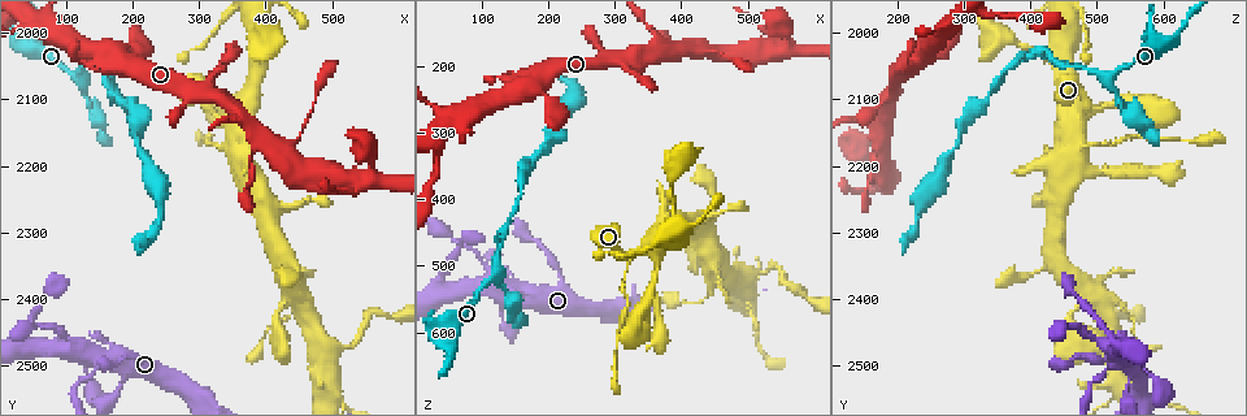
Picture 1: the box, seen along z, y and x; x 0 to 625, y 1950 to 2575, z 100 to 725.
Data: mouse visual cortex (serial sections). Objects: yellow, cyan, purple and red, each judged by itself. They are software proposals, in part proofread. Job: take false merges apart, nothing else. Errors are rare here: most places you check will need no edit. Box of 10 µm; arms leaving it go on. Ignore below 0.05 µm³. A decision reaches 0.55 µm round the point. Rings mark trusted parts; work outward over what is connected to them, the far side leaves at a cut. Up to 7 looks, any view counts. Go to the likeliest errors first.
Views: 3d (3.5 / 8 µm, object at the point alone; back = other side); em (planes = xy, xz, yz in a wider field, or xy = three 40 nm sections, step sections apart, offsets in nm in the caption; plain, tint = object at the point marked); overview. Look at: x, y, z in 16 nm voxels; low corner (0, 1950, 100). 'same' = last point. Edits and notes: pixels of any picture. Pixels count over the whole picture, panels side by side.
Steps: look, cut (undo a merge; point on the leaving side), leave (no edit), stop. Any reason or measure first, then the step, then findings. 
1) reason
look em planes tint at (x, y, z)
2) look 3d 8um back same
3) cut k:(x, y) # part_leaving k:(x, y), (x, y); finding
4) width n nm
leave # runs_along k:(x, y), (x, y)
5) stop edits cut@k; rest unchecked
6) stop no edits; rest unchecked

look 3d 8um at (110, 2065, 520)

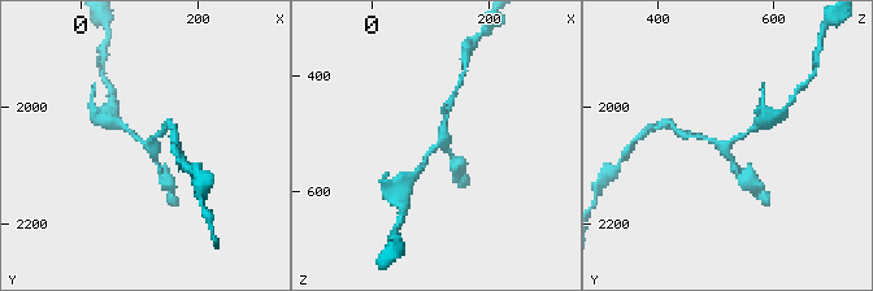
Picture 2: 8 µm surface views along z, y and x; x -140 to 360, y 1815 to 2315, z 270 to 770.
look em xy step 2 tint same

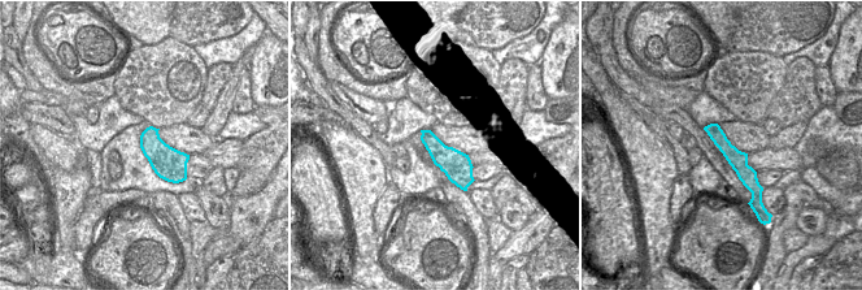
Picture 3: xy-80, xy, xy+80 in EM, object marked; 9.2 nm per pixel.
arm_widths 150, 150, 150 nm
leave # runs_along 2:(420, 170), (443, 142), (448, 116); continuous, no second cell

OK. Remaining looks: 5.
abrupt turn
look 3d 3.5um at (340, 2135, 470)

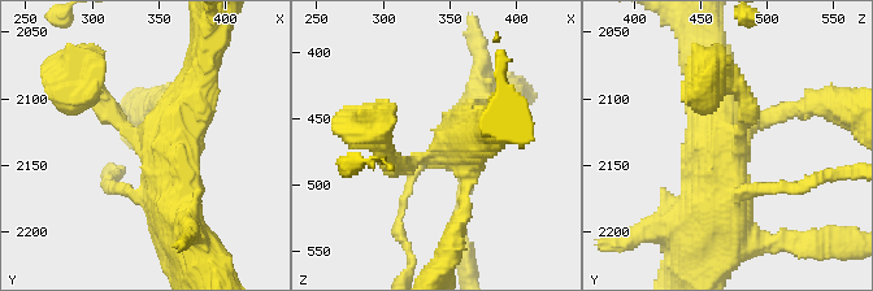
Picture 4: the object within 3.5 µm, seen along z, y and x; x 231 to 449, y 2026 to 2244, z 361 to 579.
look em xy step 2 tint at (342, 2138, 478)

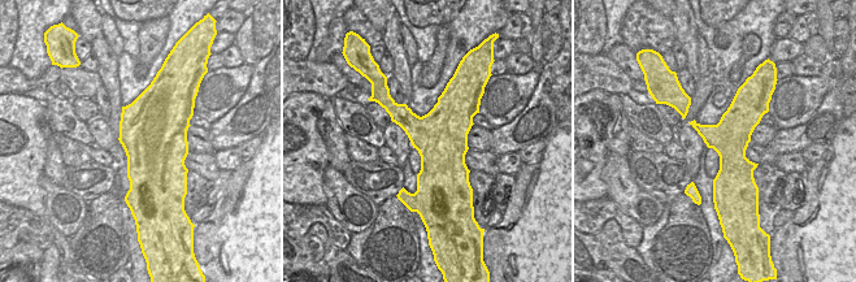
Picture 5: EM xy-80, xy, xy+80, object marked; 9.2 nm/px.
leave # runs_along 4:(94, 85), (161, 160), (178, 229); continuous, no second cell

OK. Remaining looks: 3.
small branch off a trunk
look 3d 3.5um at (495, 2475, 515)

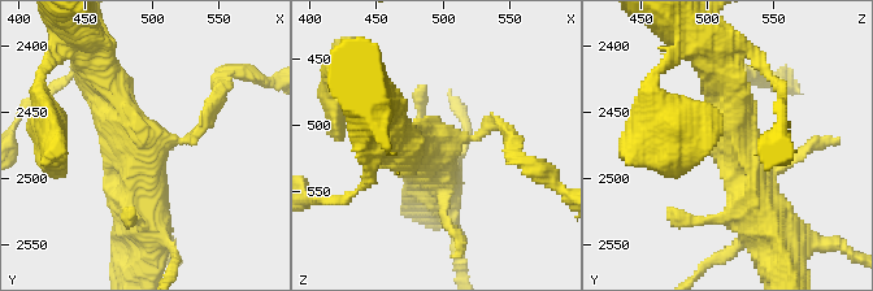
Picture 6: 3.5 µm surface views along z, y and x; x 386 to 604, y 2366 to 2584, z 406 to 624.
shape alone is not enough
look em xy step 5 tint at (496, 2470, 510)

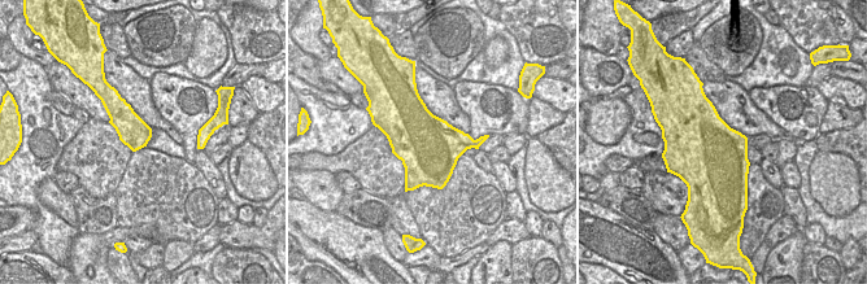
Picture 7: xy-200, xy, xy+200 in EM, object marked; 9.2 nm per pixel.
width 600 nm
leave # runs_along 6:(95, 72), (139, 155), (147, 222); all the same cell

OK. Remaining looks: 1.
stop no edits; rest unchecked

